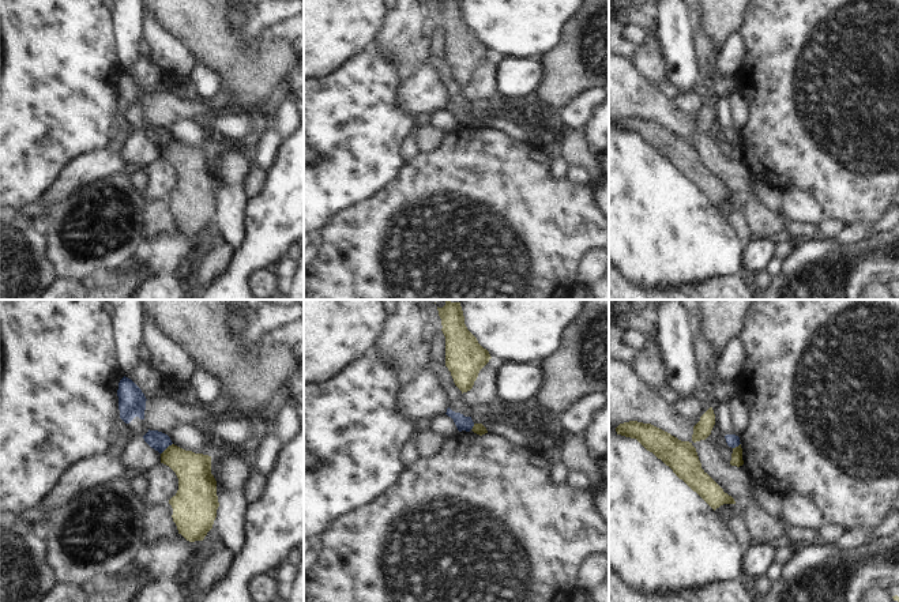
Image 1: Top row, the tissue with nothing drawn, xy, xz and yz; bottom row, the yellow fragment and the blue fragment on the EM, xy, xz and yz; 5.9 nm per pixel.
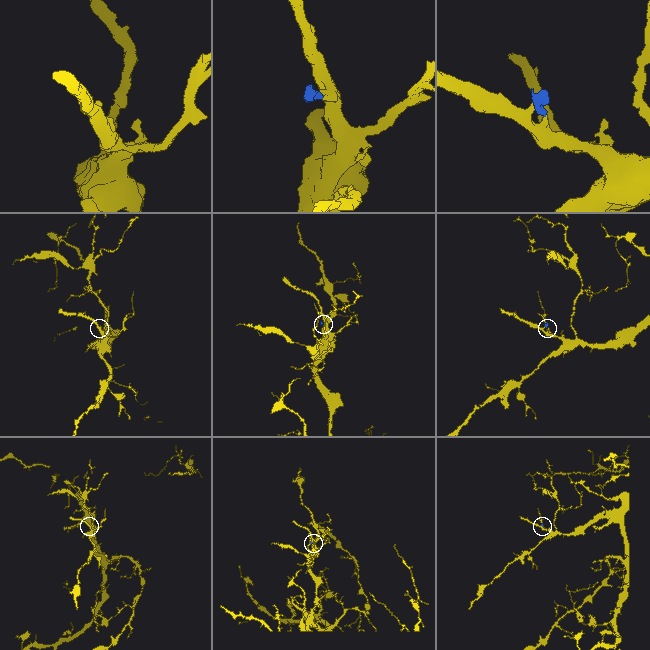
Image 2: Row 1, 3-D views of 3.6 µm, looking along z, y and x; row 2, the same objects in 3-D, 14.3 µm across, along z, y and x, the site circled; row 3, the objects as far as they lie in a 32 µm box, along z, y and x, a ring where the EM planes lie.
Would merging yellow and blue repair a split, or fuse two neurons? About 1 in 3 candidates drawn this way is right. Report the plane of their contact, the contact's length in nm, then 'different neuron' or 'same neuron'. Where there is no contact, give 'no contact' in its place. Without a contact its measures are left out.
xy | 100 nm | different neuron

